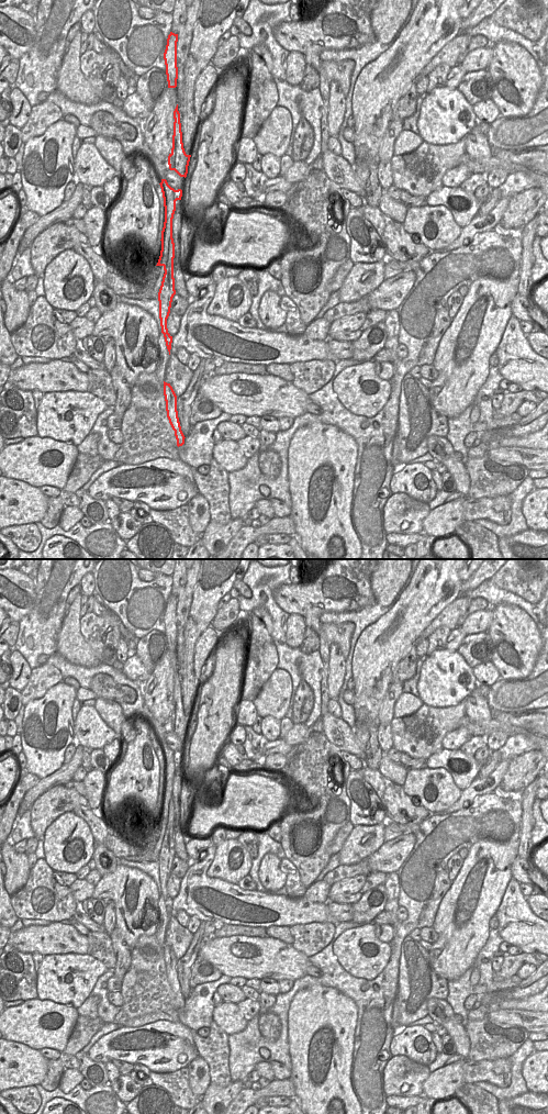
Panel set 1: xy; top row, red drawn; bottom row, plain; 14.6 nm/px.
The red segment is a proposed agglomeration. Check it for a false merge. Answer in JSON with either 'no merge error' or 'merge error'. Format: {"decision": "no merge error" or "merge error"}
{"decision": "merge error"}

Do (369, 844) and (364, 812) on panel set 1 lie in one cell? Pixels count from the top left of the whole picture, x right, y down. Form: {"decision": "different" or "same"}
{"decision": "different"}

